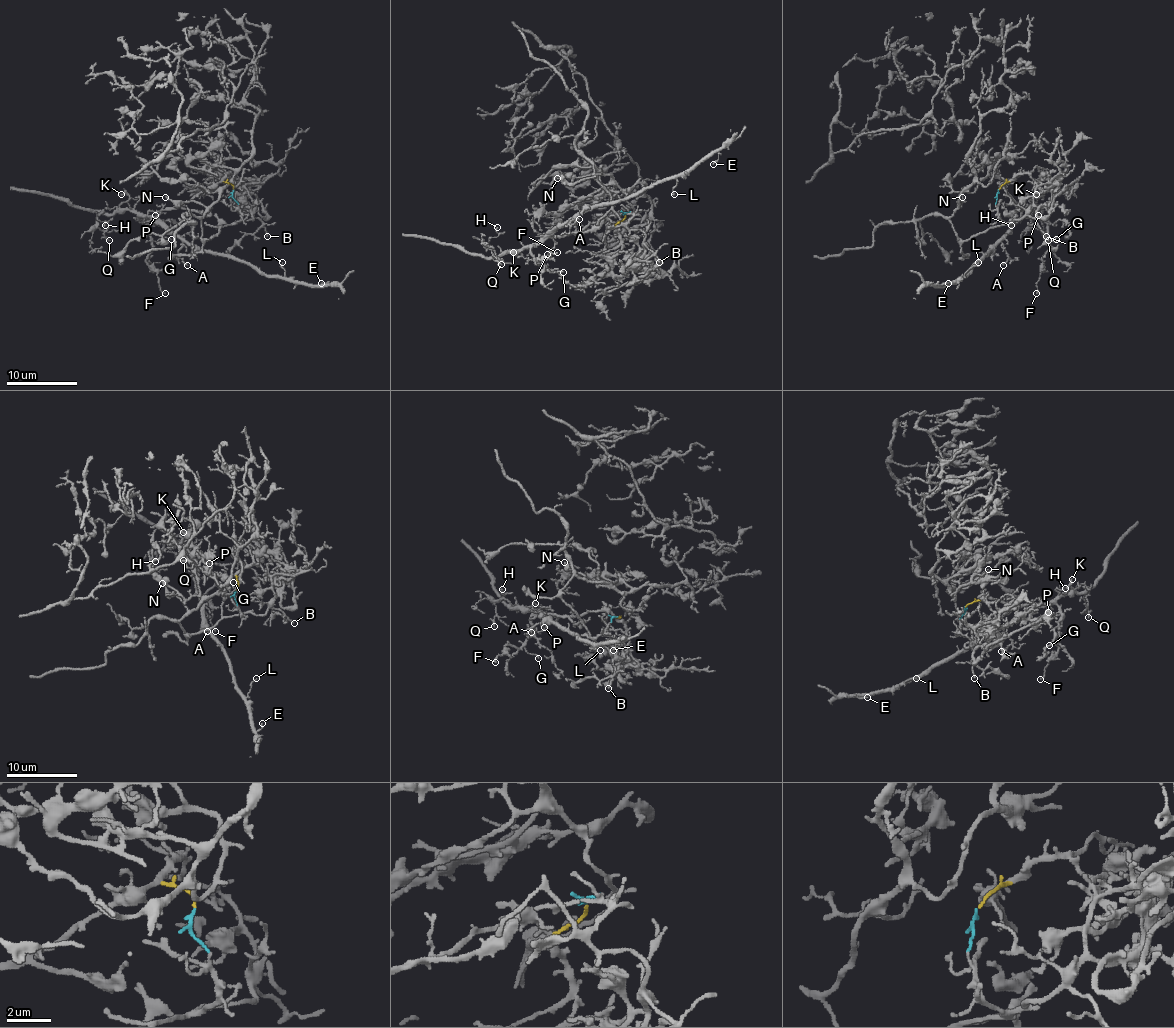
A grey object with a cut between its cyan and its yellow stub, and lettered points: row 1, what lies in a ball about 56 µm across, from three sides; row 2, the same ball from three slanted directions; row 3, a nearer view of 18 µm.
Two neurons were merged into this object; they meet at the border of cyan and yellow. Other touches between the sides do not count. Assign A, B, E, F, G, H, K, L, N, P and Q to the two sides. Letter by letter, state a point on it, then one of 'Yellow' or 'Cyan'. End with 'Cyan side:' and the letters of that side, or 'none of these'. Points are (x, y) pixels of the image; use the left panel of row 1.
A: Place: (187, 265). Yellow
B: Place: (267, 236). Cyan
E: Place: (321, 283). Yellow
F: Place: (165, 293). Yellow
G: Place: (171, 239). Yellow
H: Place: (105, 225). Yellow
K: Place: (121, 194). Yellow
L: Place: (282, 262). Yellow
N: Place: (165, 197). Cyan
P: Place: (155, 215). Yellow
Q: Place: (109, 240). Yellow
Cyan side: B, N

